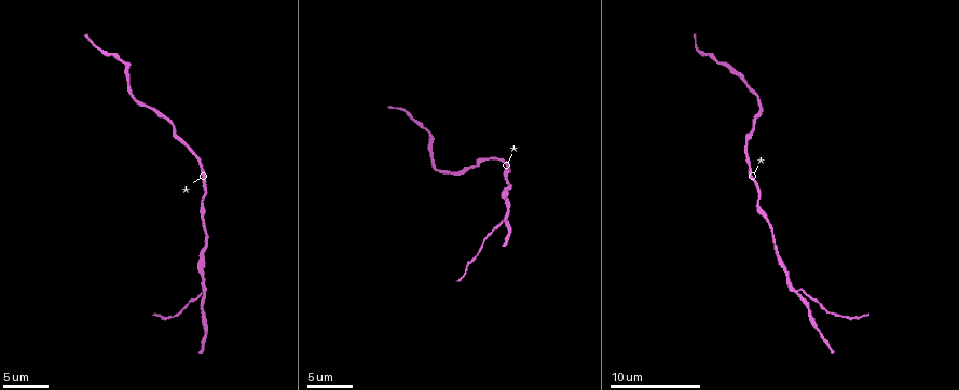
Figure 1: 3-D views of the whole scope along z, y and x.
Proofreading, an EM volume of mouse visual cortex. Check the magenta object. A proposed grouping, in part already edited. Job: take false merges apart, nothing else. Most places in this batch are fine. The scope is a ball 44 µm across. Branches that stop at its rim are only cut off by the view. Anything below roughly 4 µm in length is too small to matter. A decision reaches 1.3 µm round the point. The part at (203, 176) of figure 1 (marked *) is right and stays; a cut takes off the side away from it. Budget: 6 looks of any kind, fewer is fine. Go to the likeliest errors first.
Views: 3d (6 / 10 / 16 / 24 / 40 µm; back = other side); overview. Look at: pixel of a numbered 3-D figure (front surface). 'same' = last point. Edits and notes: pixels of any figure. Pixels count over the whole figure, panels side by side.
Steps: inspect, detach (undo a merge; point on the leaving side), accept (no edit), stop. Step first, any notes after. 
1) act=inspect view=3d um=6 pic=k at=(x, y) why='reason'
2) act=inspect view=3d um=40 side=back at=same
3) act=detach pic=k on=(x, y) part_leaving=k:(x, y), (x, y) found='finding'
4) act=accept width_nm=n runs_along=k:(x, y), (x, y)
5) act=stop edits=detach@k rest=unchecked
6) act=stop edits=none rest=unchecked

act=inspect view=3d um=6 pic=1 at=(807, 303) why='four or more arms meet'

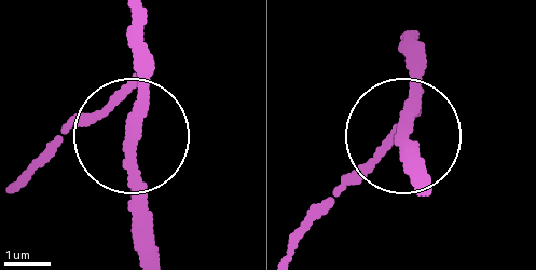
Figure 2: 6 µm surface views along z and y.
act=inspect view=3d um=6 side=back pic=2 at=(406, 127)

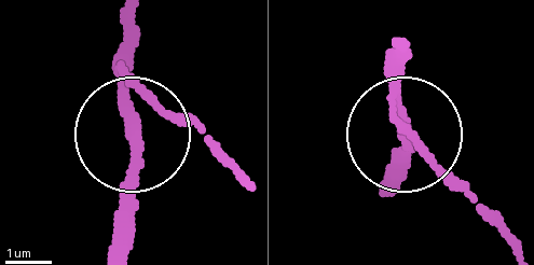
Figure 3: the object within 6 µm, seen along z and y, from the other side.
act=accept arms=4 runs_along=3:(129, 18), (129, 246) found='continuous, no second cell'

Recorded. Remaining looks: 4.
act=inspect view=3d um=10 pic=1 at=(201, 269) why='calibre changes'

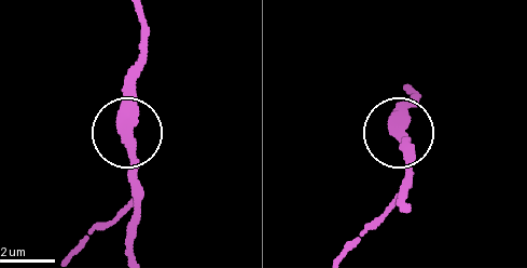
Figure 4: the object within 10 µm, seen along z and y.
act=inspect view=3d um=10 side=back pic=4 at=(131, 128)

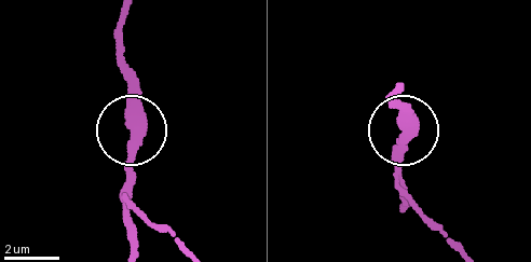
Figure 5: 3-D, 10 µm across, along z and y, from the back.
act=accept runs_along=5:(397, 86), (402, 149) found='continuous, no second cell'

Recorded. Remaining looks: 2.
act=inspect view=3d um=10 pic=1 at=(121, 60)

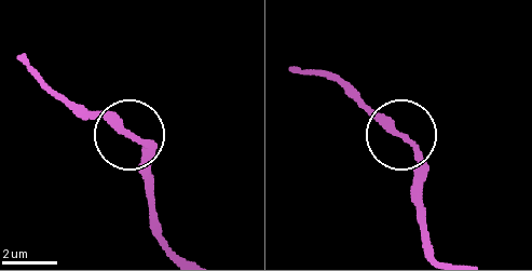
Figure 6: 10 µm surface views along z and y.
act=accept runs_along=6:(431, 247), (413, 150), (349, 90) found='all the same cell'

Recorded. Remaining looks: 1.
act=stop edits=none rest=unchecked

